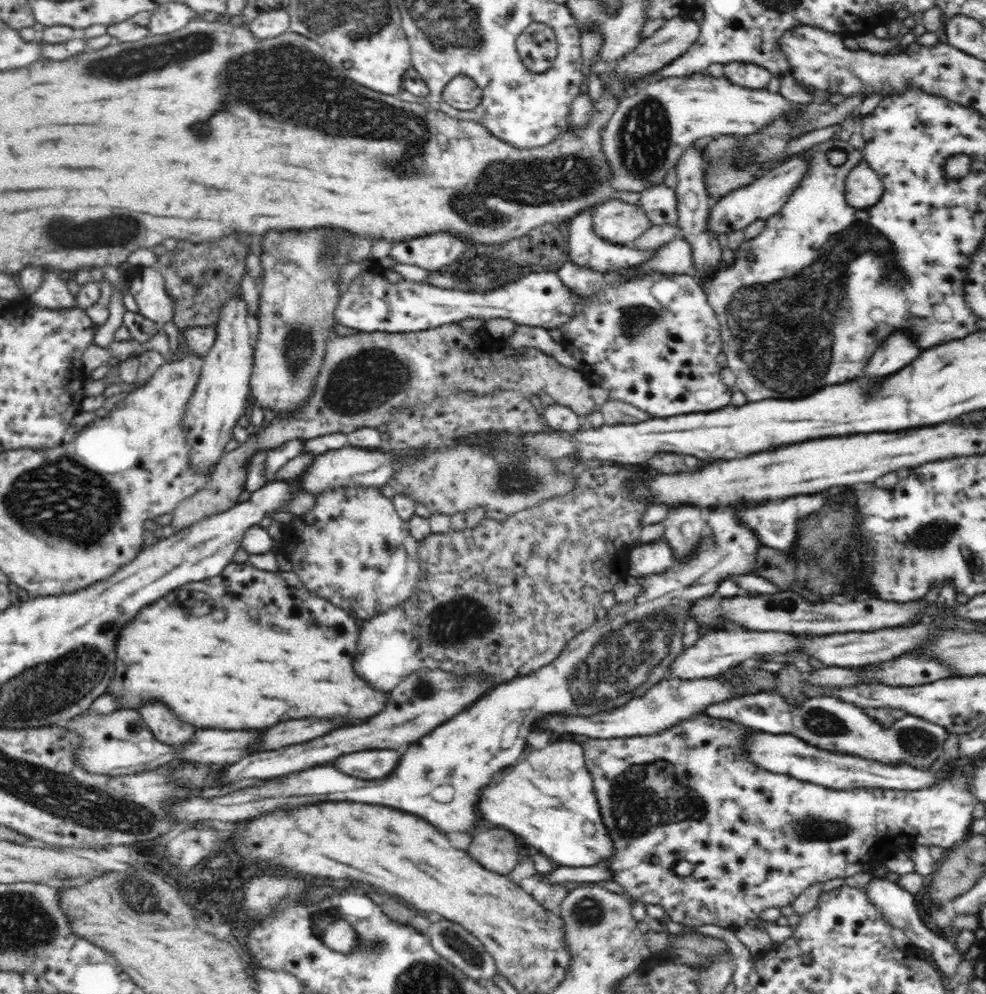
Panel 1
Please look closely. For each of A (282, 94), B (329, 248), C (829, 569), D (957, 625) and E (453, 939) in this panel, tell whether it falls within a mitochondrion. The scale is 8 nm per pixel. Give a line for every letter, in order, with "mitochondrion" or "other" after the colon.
A: mitochondrion
B: mitochondrion
C: mitochondrion
D: other
E: mitochondrion

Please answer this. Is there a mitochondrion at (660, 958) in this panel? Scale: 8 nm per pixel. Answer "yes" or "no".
no

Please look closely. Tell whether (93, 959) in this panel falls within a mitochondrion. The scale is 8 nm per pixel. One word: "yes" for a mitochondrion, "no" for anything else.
no

